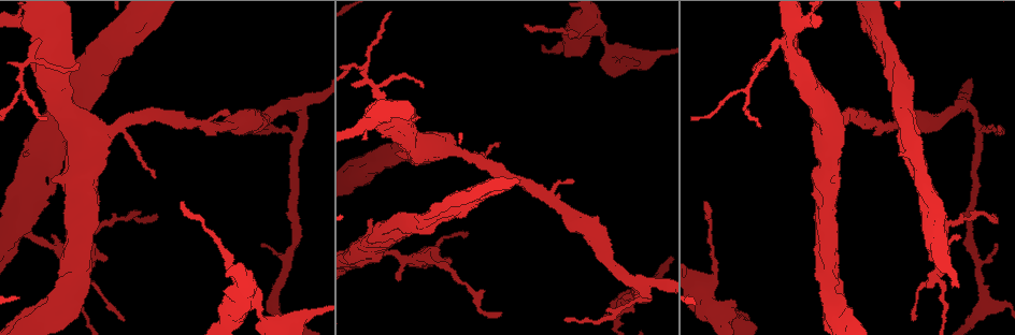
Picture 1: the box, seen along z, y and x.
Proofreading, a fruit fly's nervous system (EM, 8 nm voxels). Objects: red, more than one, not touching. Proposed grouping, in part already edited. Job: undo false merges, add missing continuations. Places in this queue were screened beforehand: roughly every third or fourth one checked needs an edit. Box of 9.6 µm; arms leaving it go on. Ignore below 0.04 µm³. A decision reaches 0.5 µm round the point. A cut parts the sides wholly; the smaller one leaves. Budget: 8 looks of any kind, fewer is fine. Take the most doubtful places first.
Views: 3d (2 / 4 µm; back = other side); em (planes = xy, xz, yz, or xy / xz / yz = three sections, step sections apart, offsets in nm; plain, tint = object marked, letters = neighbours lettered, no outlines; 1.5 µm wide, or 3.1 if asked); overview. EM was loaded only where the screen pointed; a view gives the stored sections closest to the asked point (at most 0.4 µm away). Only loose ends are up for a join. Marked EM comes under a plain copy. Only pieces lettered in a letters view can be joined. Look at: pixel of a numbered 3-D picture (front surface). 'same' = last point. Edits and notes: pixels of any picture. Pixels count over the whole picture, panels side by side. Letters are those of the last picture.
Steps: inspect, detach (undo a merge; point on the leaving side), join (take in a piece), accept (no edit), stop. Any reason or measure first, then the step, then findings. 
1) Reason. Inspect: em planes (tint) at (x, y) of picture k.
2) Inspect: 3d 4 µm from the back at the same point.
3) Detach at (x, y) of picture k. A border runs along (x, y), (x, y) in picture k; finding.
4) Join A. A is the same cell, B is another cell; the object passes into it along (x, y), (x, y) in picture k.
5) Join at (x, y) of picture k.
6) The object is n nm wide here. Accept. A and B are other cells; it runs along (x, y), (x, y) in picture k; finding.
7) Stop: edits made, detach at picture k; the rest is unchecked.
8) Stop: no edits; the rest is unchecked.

Branch stops here. Inspect: em planes (letters) at (499, 312) of picture 1.

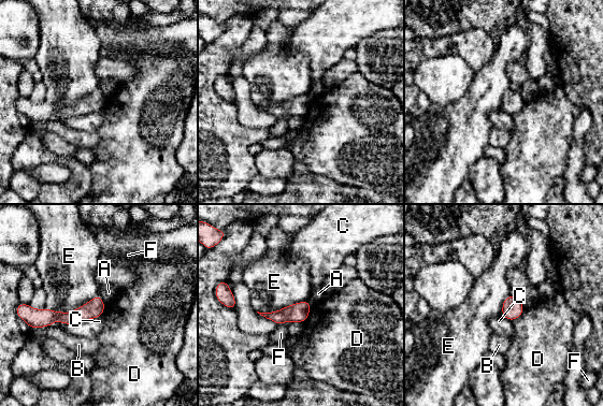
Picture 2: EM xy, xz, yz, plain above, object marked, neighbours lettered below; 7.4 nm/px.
The object is 140 nm wide here. Accept. A, B, C, D, E and F are other cells; it runs along (101, 305), (77, 316), (30, 313) in picture 2; no lettered piece goes on from it.

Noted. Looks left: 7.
Thin end. Inspect: em yz step 8 (letters) at (570, 179) of picture 1.

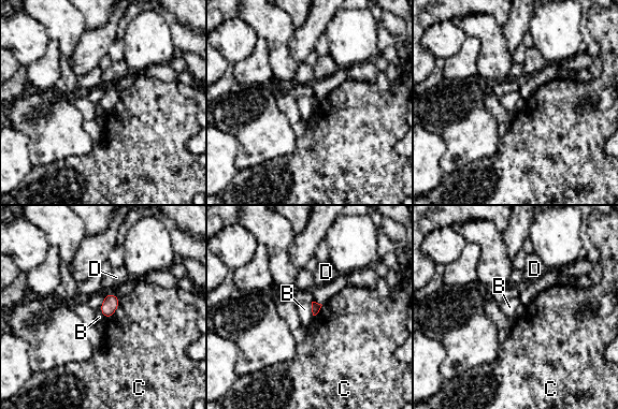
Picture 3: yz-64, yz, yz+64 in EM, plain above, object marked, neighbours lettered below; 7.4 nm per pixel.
Another direction. Inspect: em planes (letters) at the same point.

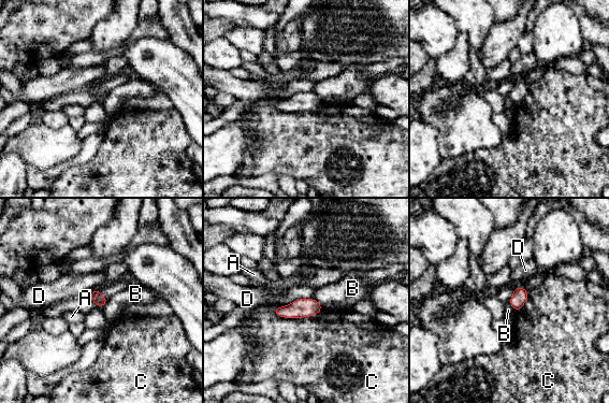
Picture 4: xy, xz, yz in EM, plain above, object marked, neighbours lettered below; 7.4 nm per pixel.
Accept. A, B, C and D are other cells; a border runs along (110, 298), (101, 307) in picture 4; no lettered piece goes on from it.

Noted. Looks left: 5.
Long arm stops here. Inspect: em planes (tint) at (703, 201) of picture 1.

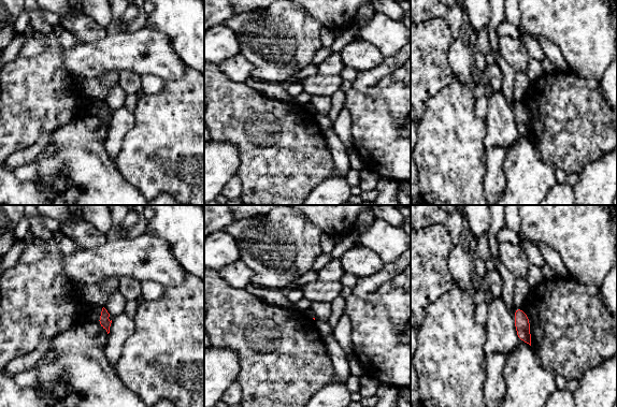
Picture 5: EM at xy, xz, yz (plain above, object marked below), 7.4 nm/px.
Inspect: em planes (letters) at the same point.

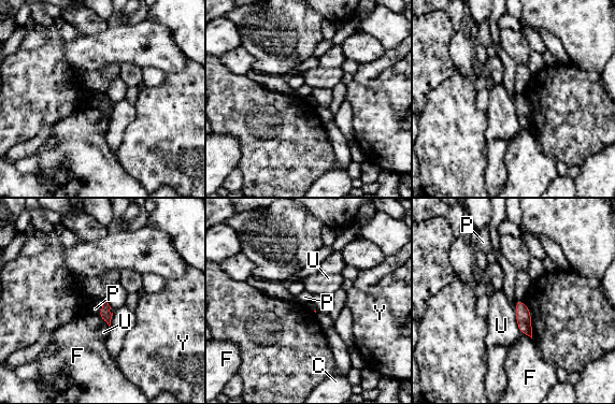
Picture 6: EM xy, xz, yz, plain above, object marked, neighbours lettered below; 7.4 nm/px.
Accept. C, F, P, U and Y are other cells; none of them fits.

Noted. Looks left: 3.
Stop: no edits; the rest is unchecked.

